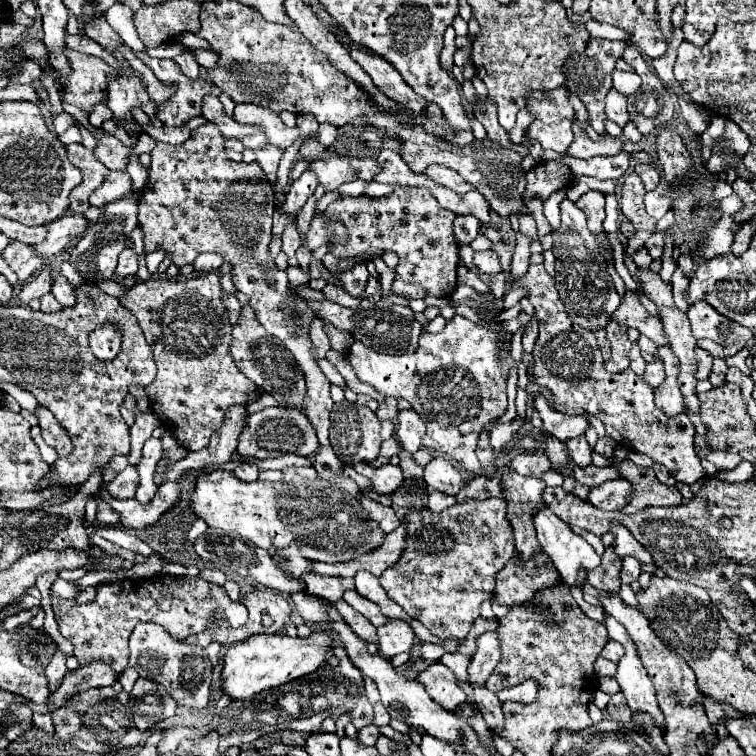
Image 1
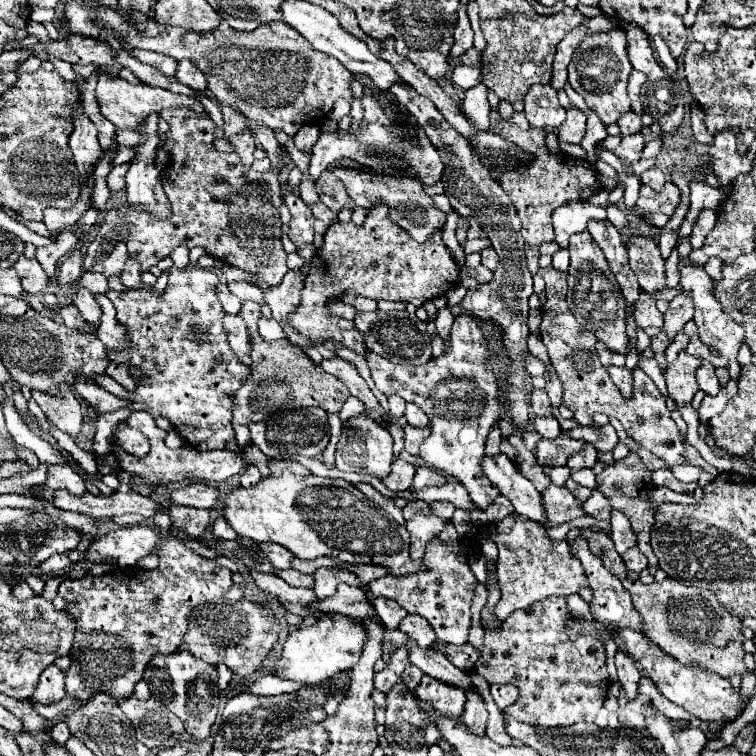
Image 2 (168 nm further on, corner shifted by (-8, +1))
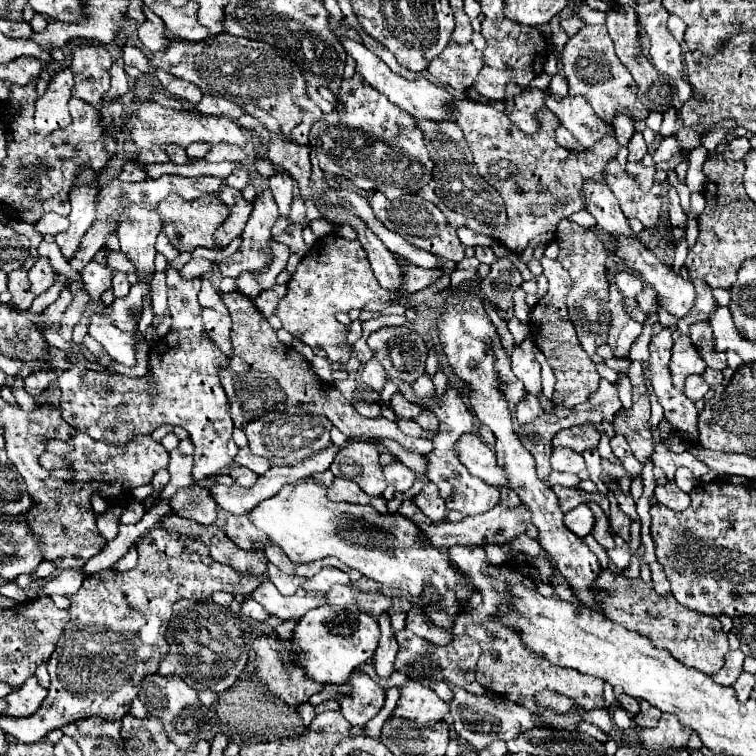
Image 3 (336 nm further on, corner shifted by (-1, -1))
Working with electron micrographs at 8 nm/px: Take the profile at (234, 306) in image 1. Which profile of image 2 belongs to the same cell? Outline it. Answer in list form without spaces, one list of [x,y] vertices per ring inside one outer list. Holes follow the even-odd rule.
[[[221,281],[217,283],[217,297],[219,297],[219,301],[221,301],[225,313],[229,313],[229,315],[237,315],[237,313],[239,313],[241,301],[239,301],[239,299],[227,289],[227,285],[221,283]]]

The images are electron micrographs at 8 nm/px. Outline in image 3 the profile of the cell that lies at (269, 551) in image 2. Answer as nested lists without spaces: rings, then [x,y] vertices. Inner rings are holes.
[[[232,515],[226,523],[226,535],[244,551],[264,551],[268,545],[262,531],[254,529],[246,515]]]

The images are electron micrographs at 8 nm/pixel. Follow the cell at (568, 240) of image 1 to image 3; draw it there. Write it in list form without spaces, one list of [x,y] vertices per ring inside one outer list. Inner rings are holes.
[[[563,219],[557,226],[555,239],[558,241],[560,253],[558,261],[570,273],[572,289],[566,299],[566,307],[570,313],[570,321],[576,327],[580,345],[592,357],[598,347],[606,343],[610,331],[610,311],[608,311],[608,281],[606,281],[606,251],[600,239],[592,229],[584,229],[570,219]]]

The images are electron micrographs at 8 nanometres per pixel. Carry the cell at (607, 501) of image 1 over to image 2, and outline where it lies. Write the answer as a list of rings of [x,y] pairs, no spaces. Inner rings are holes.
[[[599,489],[593,491],[593,495],[583,503],[583,511],[585,515],[597,519],[597,521],[609,521],[611,515],[611,505],[609,501],[603,497],[603,493]]]

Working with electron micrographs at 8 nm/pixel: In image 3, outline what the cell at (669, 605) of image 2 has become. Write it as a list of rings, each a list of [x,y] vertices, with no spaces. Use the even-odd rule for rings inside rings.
[[[606,569],[598,577],[598,587],[608,593],[602,603],[608,619],[624,625],[630,631],[650,637],[656,647],[672,651],[678,661],[686,663],[688,667],[696,667],[706,675],[716,675],[724,667],[730,647],[726,633],[722,631],[722,623],[716,617],[682,607],[672,593],[656,593],[654,583],[644,583],[642,579],[626,579],[624,575],[614,575]]]

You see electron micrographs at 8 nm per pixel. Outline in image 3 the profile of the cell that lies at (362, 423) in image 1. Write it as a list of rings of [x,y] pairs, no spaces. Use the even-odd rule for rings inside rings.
[[[348,441],[348,445],[336,453],[330,471],[334,477],[358,483],[366,495],[382,495],[386,489],[380,451],[374,441]]]

